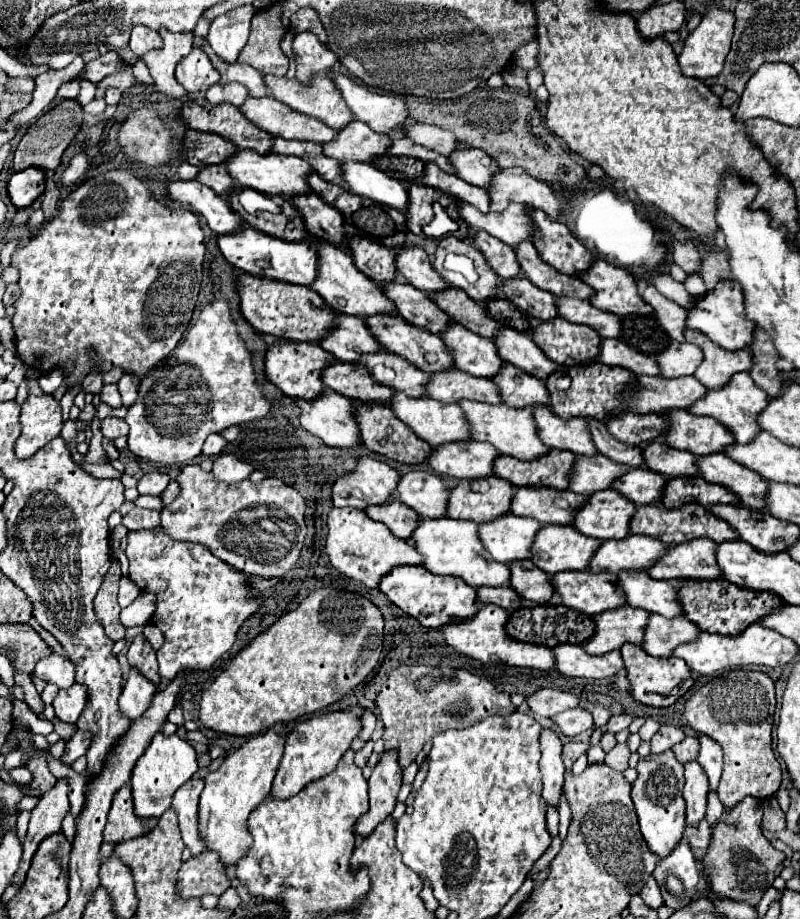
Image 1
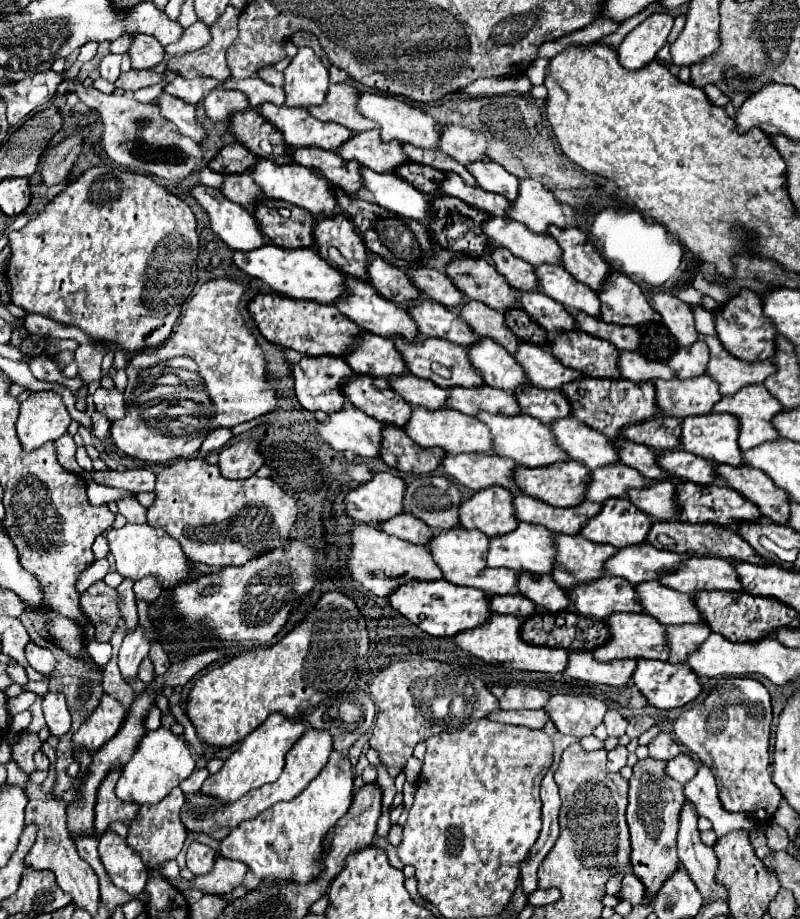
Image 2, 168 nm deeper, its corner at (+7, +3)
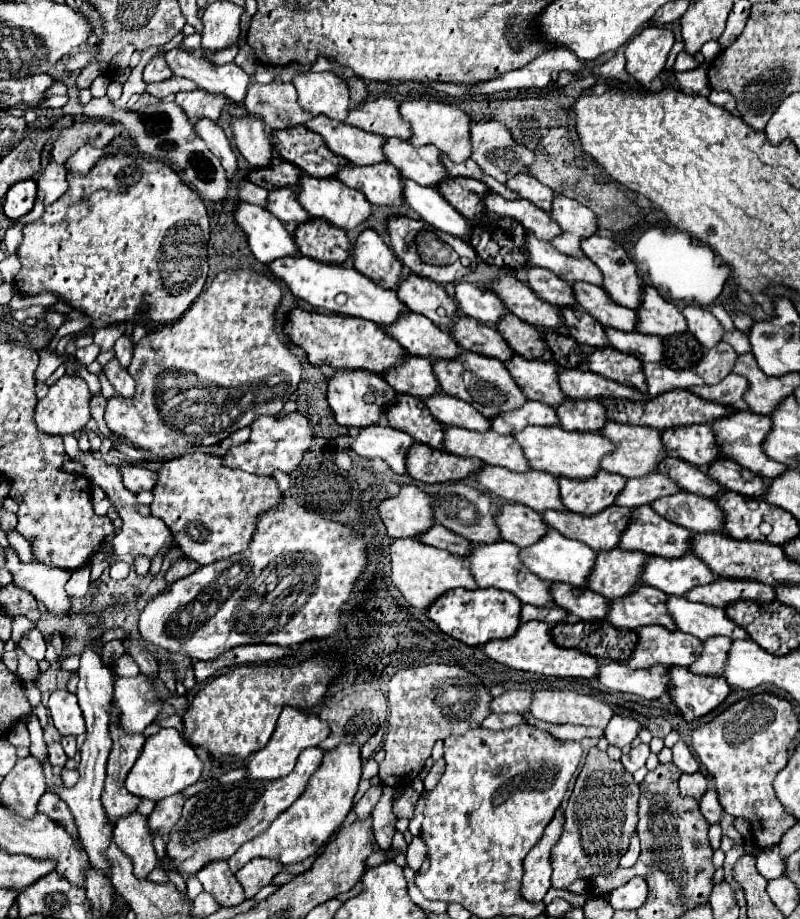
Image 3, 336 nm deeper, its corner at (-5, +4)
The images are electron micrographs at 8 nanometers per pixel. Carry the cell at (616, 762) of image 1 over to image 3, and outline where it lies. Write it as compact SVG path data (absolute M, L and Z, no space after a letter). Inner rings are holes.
M640 743L640 745L632 747L628 753L622 753L620 761L622 761L622 765L624 765L624 769L626 769L628 773L634 773L634 771L638 771L640 767L644 767L648 755L650 755L650 747L644 745L644 743Z

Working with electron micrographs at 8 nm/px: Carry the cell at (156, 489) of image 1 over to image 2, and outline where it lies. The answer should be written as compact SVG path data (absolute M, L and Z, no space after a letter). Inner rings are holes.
M90 470L86 472L86 478L92 478L98 484L112 486L112 488L122 488L126 492L138 494L138 492L152 492L154 490L154 472L150 470Z

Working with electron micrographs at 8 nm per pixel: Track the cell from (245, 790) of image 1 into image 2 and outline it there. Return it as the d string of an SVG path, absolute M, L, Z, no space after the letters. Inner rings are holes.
M270 714L262 726L258 726L252 734L248 734L242 740L240 748L224 762L222 770L218 774L208 776L208 780L202 786L202 792L208 796L216 796L218 800L224 800L230 804L232 800L238 800L240 796L244 796L246 792L254 788L260 788L268 782L270 784L276 782L278 776L282 774L286 752L296 744L296 740L304 734L304 730L306 726L302 722L290 720L282 714Z

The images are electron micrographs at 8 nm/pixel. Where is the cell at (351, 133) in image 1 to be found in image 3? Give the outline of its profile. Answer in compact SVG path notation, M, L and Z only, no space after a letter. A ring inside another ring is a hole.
M392 137L384 141L384 155L400 171L402 177L412 179L420 185L436 187L448 177L438 161L438 149L432 145L412 147L404 139Z

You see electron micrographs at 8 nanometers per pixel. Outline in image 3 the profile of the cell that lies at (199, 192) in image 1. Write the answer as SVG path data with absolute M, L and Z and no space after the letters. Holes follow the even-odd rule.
M238 201L232 215L236 225L246 233L250 251L260 263L270 263L286 255L298 255L298 247L286 225L264 207Z

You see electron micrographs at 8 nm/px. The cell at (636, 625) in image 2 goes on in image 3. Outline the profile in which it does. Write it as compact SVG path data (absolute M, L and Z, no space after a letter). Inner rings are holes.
M640 627L638 643L628 667L650 667L662 663L666 667L688 667L702 651L702 641L680 629L668 631L666 627Z

